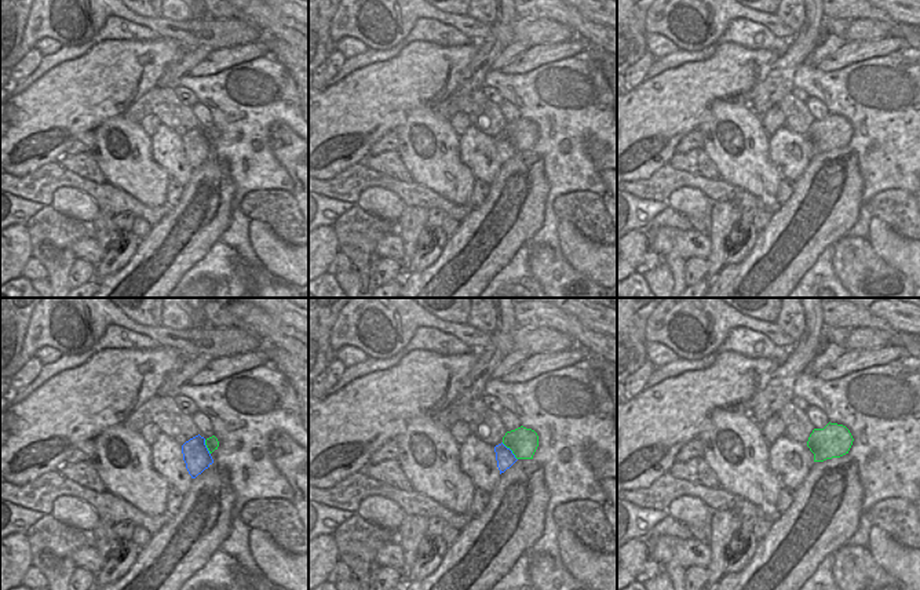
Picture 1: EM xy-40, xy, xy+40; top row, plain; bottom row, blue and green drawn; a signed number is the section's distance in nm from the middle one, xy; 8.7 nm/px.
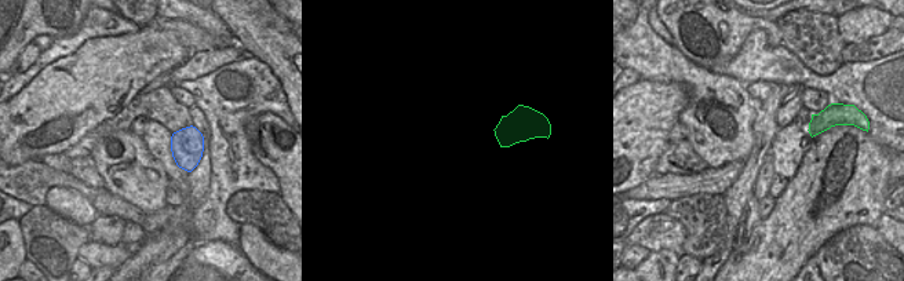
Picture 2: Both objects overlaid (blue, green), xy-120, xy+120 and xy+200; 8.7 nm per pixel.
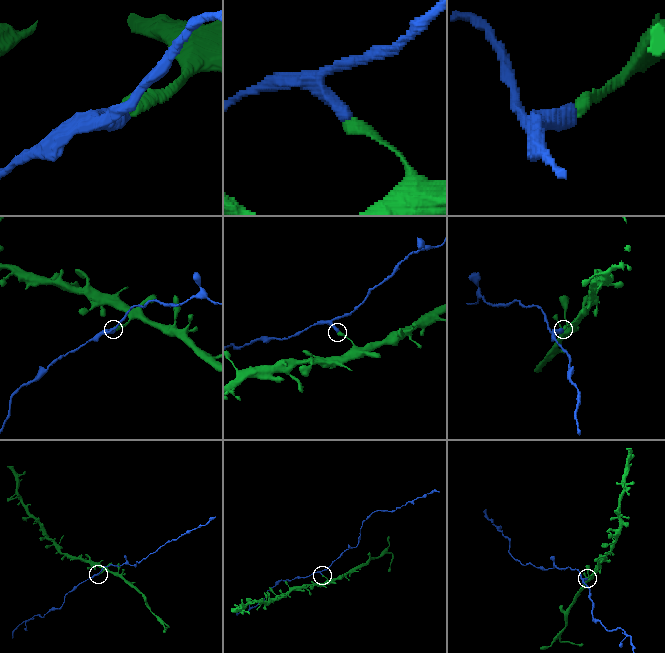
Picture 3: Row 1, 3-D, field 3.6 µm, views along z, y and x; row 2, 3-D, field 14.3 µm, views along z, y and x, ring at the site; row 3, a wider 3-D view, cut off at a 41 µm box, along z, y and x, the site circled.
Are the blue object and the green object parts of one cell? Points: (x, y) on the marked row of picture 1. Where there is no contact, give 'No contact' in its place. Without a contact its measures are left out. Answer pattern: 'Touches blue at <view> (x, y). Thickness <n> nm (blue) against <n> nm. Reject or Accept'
Touches blue at xy (511, 451). Thickness 160 nm (blue) against 260 nm. Reject.

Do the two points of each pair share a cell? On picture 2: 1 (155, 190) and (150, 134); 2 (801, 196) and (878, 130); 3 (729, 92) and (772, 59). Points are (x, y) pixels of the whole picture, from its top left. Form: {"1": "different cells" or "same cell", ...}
{"1": "different cells", "2": "different cells", "3": "different cells"}

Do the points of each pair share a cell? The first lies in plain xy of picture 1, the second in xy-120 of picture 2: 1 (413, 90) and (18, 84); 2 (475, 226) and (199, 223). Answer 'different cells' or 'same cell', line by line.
1: different cells
2: different cells

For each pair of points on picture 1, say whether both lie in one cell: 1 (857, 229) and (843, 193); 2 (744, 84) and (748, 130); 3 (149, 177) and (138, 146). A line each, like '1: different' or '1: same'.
1: different
2: different
3: same

